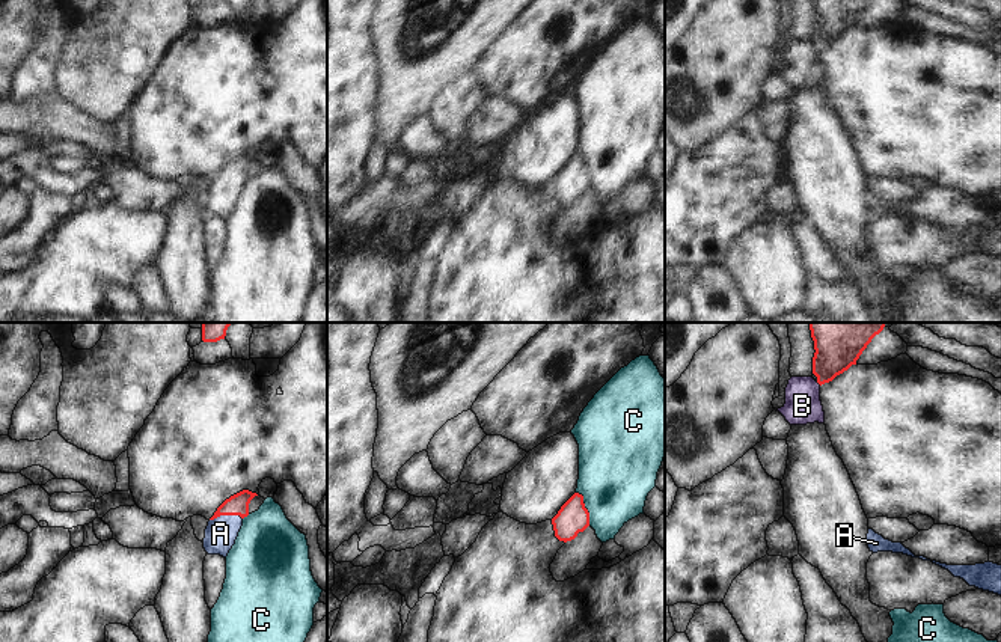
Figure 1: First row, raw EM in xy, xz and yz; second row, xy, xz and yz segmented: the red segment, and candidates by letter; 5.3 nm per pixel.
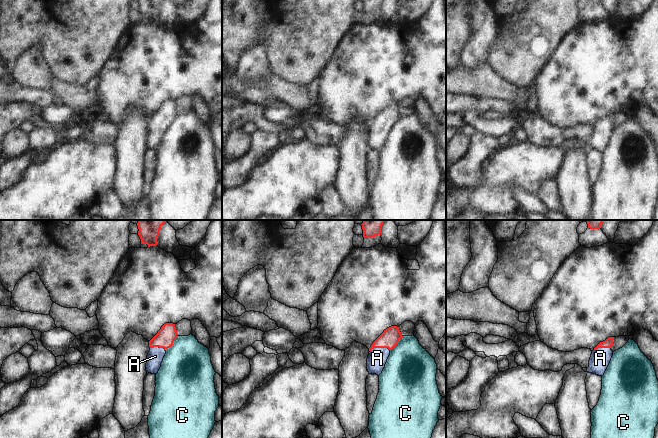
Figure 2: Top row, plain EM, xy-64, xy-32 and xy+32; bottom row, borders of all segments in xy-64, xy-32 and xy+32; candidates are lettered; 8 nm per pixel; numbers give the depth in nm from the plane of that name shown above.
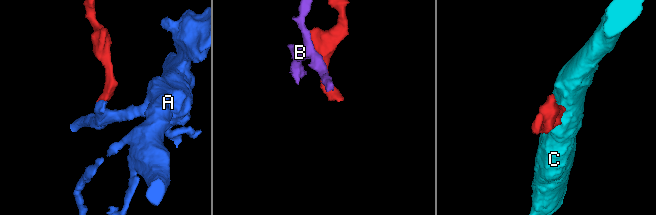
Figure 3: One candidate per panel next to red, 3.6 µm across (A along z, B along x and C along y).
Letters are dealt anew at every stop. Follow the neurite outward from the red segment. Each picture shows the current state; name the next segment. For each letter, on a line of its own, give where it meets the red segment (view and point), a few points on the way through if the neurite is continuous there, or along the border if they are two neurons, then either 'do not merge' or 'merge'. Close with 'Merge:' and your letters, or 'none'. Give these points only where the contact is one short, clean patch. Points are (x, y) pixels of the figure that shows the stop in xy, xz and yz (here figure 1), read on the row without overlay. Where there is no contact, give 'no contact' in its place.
A: xy (225, 177) | across xy (238, 166), (225, 177), (225, 187), (220, 196) | merge
B: yz (819, 45) | along yz (816, 44), (820, 47) | do not merge
C: xz (585, 171) | along xz (576, 154), (582, 158), (590, 187) | do not merge
Merge: A

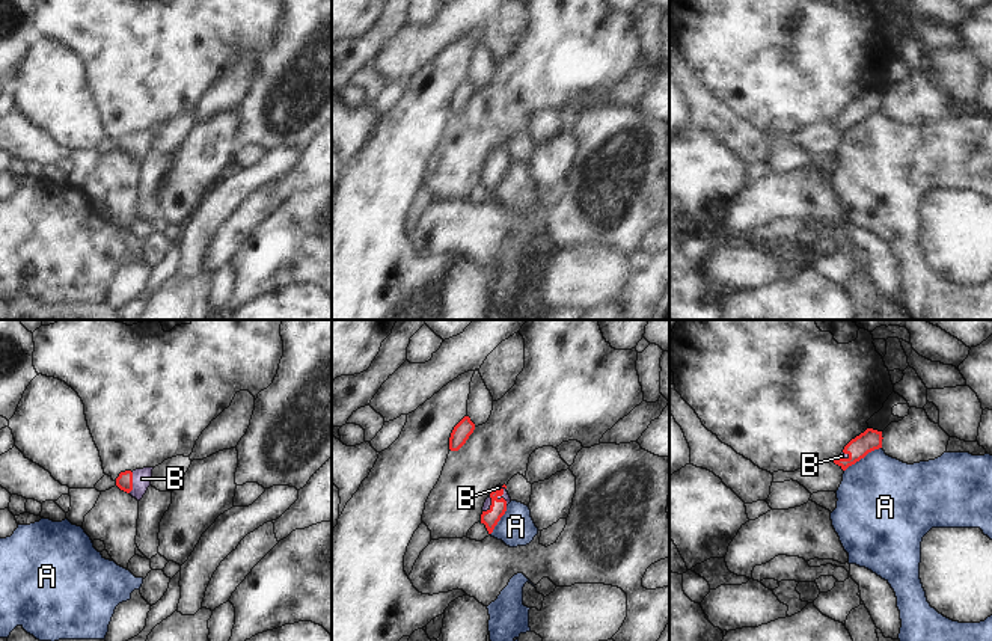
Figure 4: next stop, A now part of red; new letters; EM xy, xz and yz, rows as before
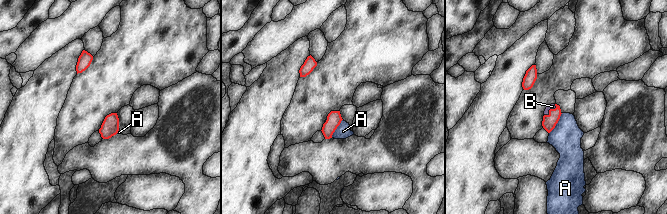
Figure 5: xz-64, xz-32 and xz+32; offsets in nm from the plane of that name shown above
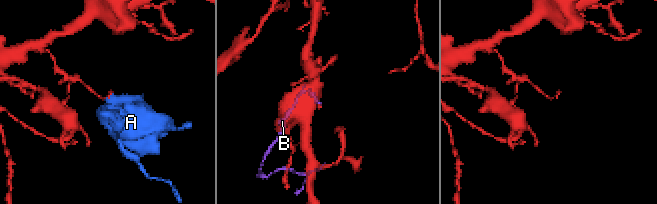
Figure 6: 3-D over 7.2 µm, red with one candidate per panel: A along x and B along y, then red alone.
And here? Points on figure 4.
A: yz (863, 119) | along yz (881, 109), (869, 113), (845, 133) | do not merge
B: xy (131, 145) | across xy (124, 144), (131, 145), (142, 141) | merge
Merge: B

